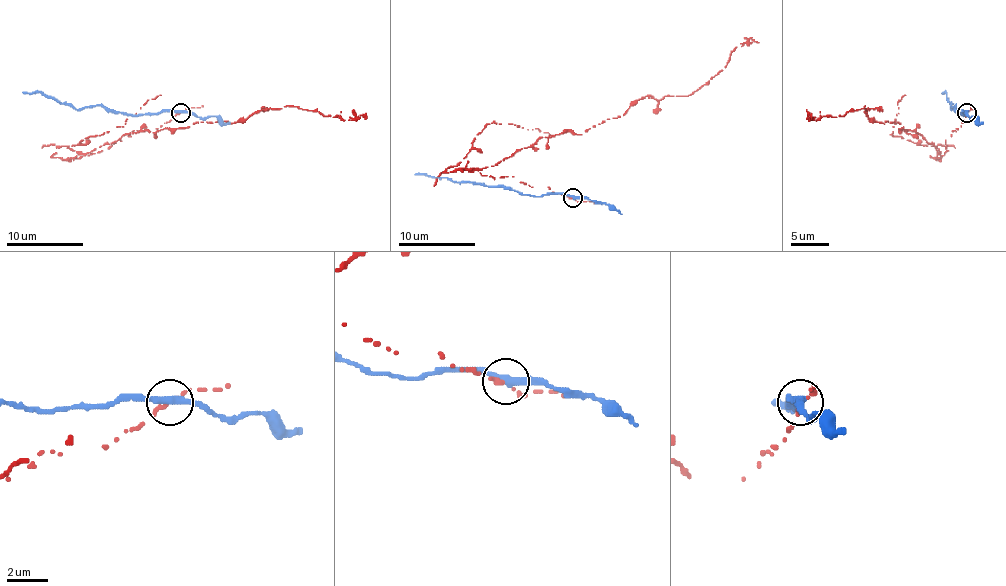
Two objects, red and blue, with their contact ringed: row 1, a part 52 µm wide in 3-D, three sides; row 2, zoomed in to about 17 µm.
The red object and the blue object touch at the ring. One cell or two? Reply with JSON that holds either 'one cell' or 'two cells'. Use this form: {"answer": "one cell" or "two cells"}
{"answer": "two cells"}

